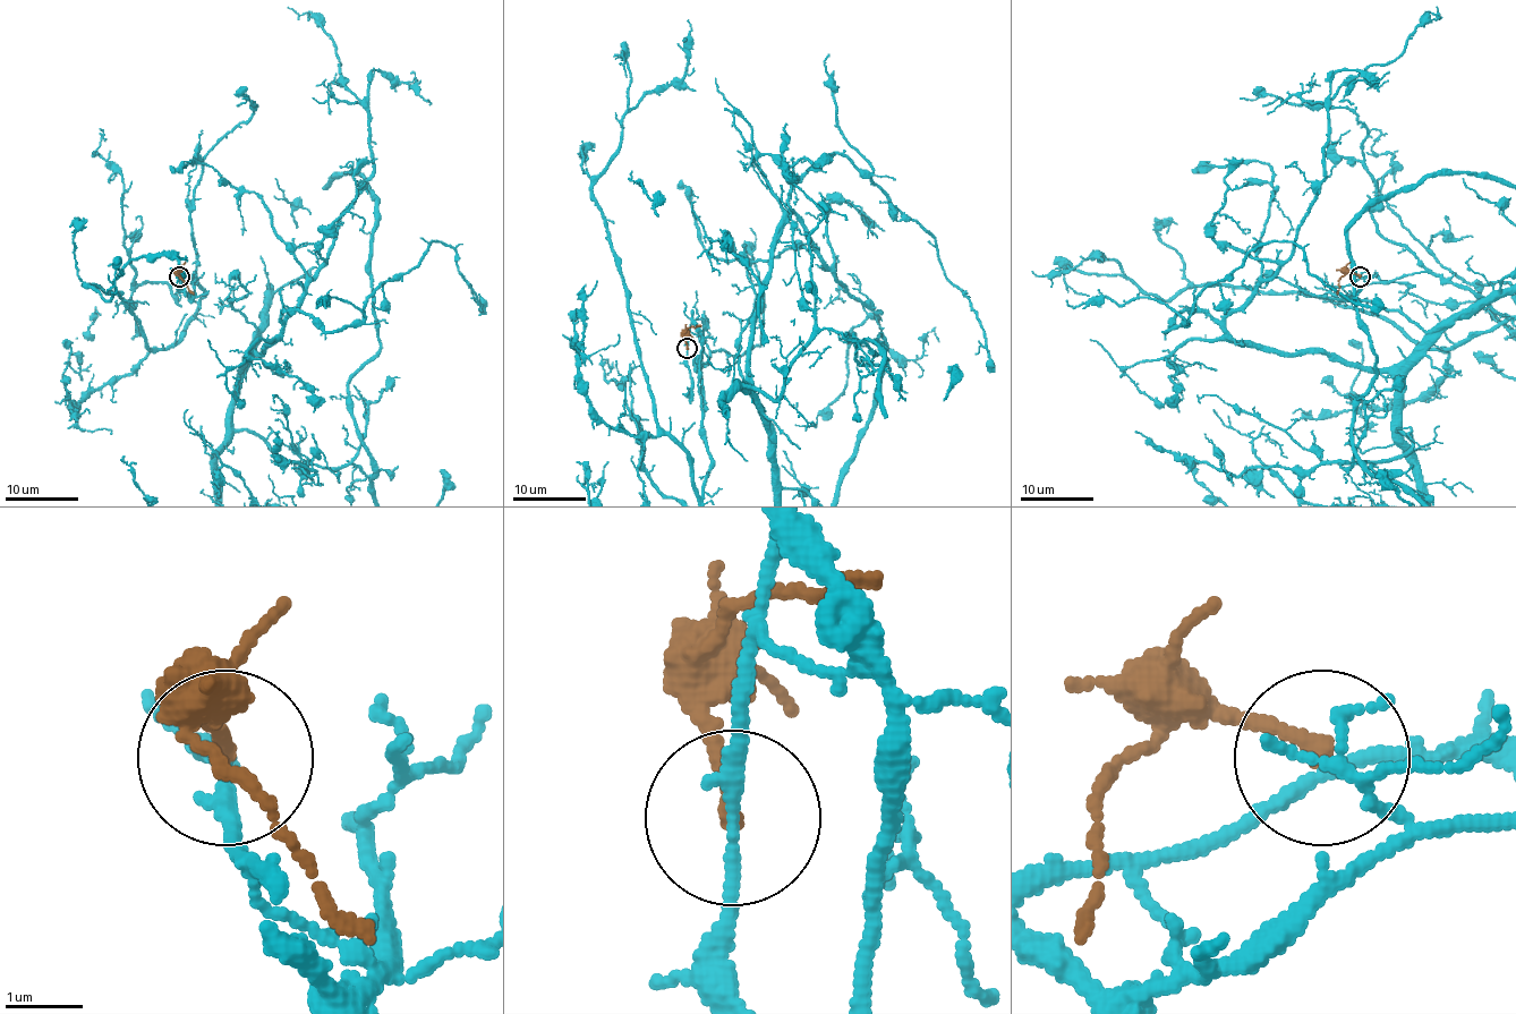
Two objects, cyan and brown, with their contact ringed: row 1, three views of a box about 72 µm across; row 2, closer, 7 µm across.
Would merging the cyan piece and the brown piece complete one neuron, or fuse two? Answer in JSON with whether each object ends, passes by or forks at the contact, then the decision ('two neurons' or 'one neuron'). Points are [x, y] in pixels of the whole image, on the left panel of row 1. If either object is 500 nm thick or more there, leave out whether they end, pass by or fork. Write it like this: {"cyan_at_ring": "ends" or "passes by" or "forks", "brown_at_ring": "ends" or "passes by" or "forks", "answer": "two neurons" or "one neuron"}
{"cyan_at_ring": "passes by", "brown_at_ring": "ends", "answer": "two neurons"}

